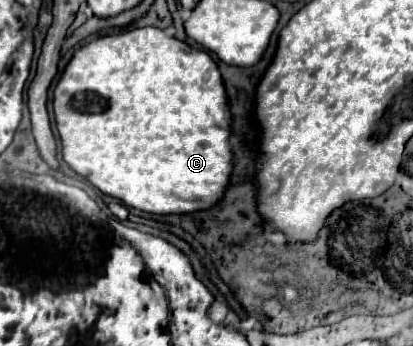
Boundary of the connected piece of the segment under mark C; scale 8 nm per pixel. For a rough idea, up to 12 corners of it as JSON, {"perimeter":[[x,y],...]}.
{"perimeter":[[159,28],[53,90],[63,162],[151,214],[227,188],[219,68]]}

